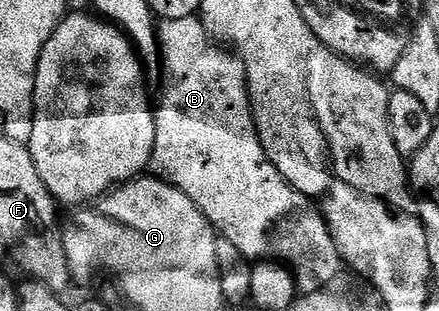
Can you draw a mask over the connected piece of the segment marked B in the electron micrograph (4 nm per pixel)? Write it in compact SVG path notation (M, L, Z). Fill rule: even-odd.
M198 16L184 20L163 21L158 26L158 46L160 49L160 71L162 70L162 103L157 103L154 112L156 144L152 148L149 173L153 177L159 178L161 182L172 184L172 188L180 188L180 192L184 192L184 196L188 196L188 200L192 200L192 204L196 204L196 208L200 208L200 212L215 231L221 237L232 240L232 244L236 244L236 248L240 248L240 252L245 258L248 260L277 260L289 266L294 271L294 277L302 294L322 290L329 281L343 273L342 257L332 240L326 217L318 209L314 199L304 196L299 190L292 188L292 184L288 184L288 180L284 180L284 176L280 176L276 164L272 164L272 160L268 160L266 150L260 144L260 136L254 123L254 109L250 107L250 85L246 83L246 65L243 64L242 59L233 49L215 41L209 30L206 29L202 18Z

